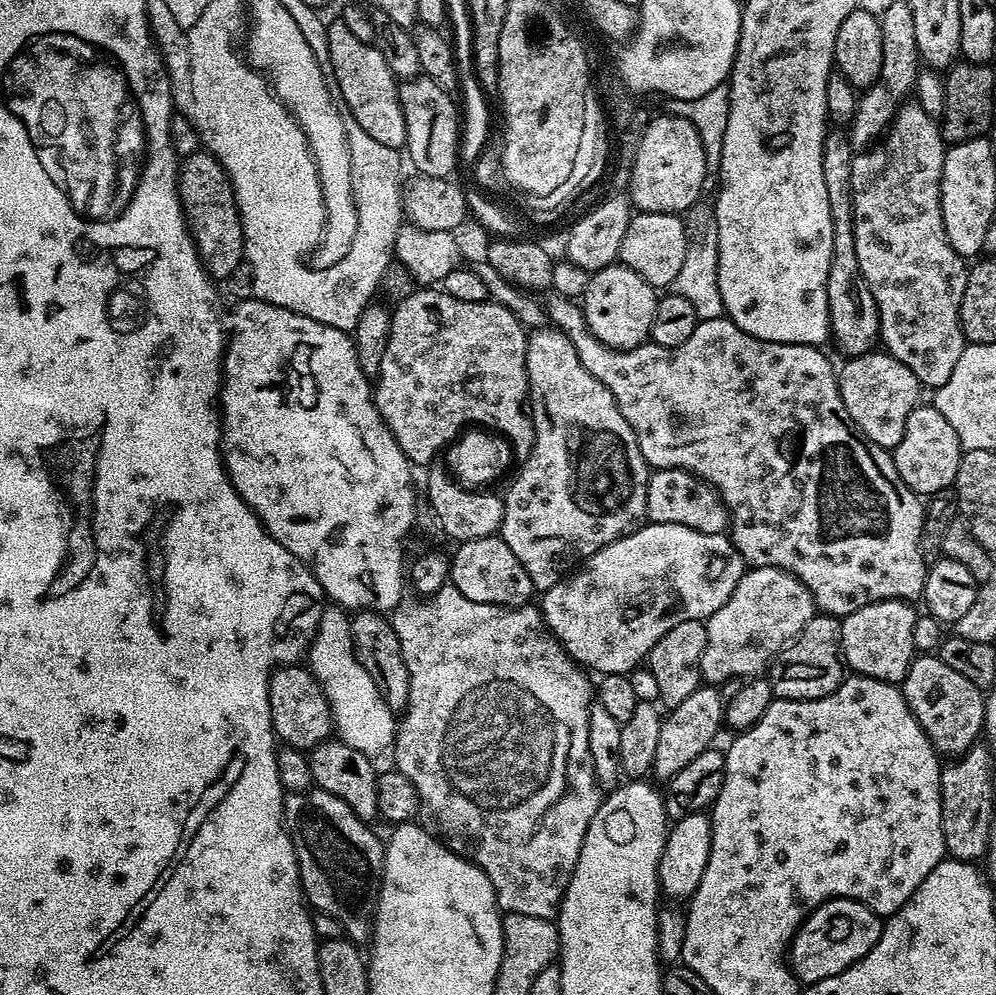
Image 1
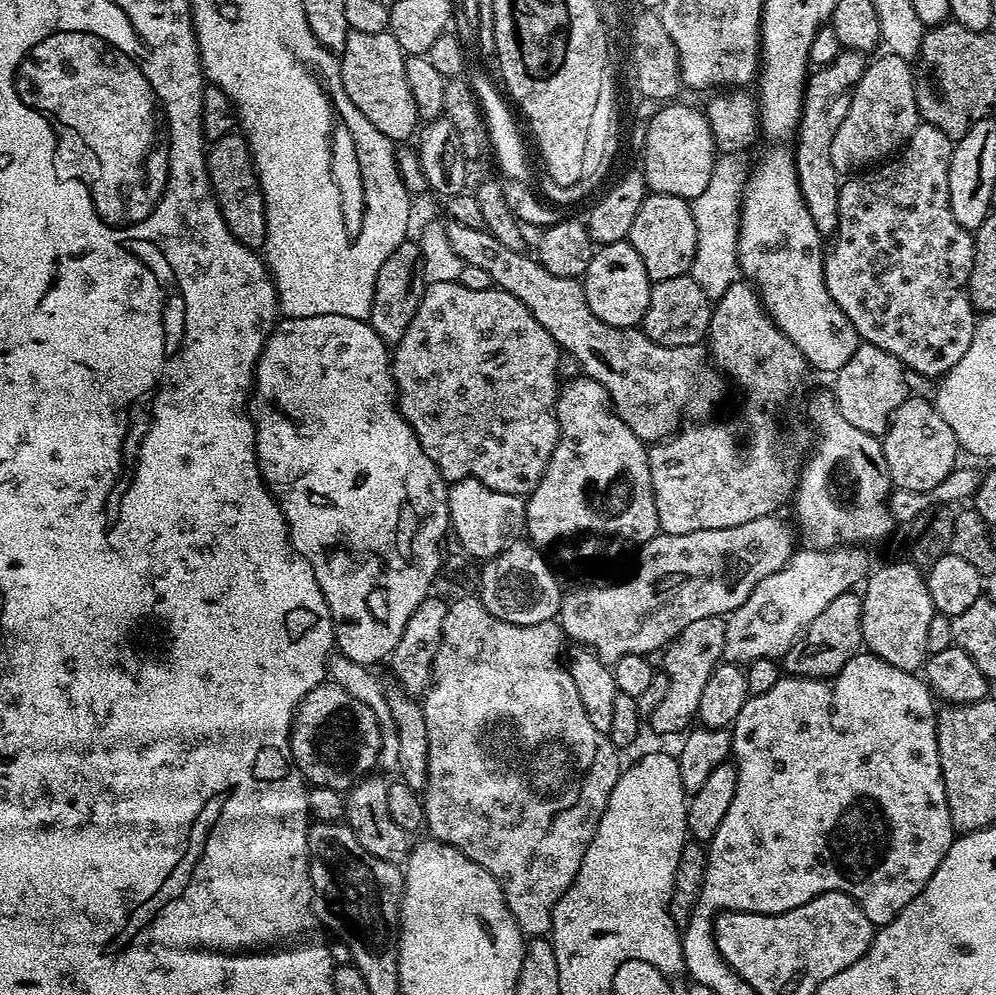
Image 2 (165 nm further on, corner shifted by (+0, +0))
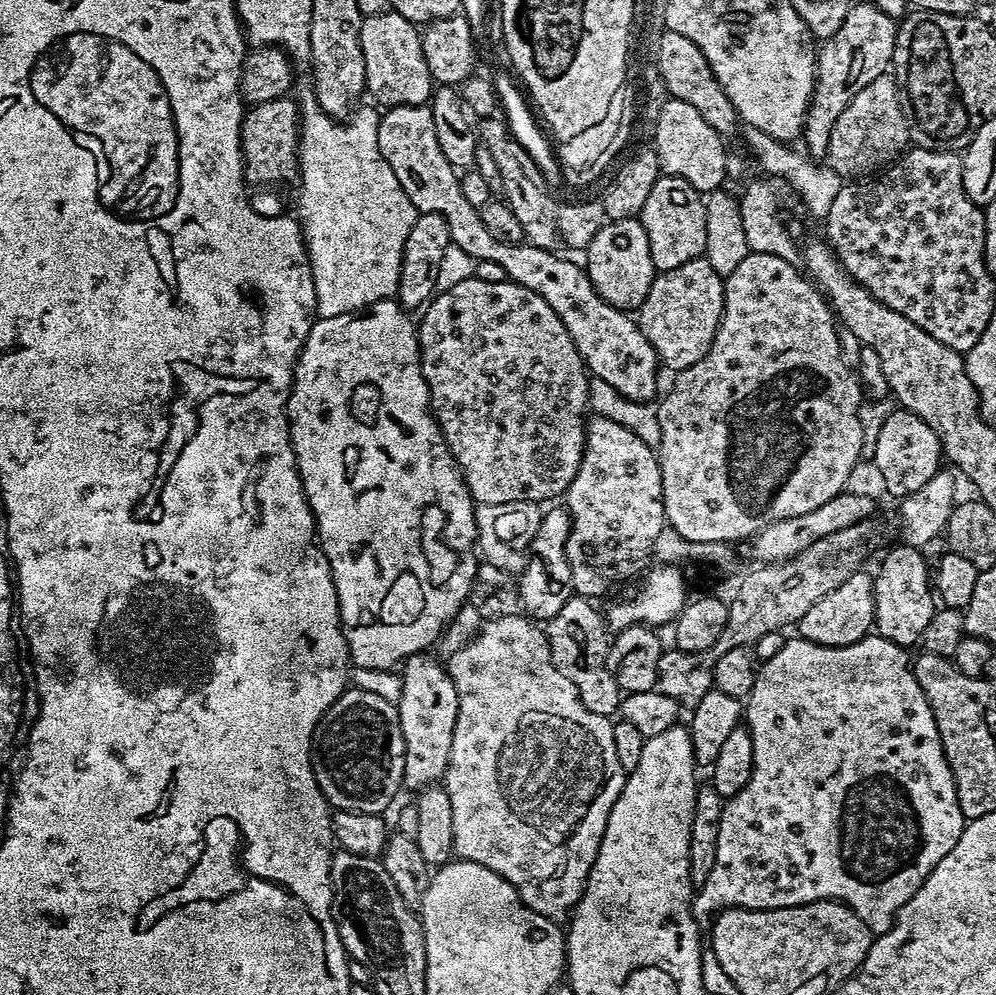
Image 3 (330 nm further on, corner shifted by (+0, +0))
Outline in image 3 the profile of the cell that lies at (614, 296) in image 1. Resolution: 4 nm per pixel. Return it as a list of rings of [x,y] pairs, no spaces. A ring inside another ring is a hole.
[[[639,219],[608,220],[590,242],[586,256],[586,271],[592,289],[610,306],[621,310],[639,309],[650,290],[652,279],[658,275],[650,258],[650,242],[646,238],[646,230]]]

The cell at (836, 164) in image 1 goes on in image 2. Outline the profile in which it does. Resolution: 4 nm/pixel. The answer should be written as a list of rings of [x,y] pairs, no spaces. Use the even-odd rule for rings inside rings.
[[[841,51],[840,56],[834,58],[834,62],[817,67],[809,75],[804,90],[804,106],[800,115],[800,124],[794,133],[796,173],[804,201],[810,210],[810,216],[814,218],[814,226],[824,238],[832,238],[836,235],[838,194],[842,183],[841,174],[836,172],[834,163],[831,162],[830,146],[833,145],[834,134],[837,133],[842,120],[846,118],[847,110],[850,109],[851,96],[862,81],[868,66],[869,61],[865,53]]]

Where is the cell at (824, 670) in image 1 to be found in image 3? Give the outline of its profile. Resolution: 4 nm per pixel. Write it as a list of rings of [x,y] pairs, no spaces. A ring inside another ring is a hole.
[[[861,570],[854,573],[842,586],[830,590],[806,614],[802,614],[798,625],[799,635],[805,640],[821,644],[827,648],[841,648],[857,644],[873,631],[875,621],[875,586],[873,577]]]

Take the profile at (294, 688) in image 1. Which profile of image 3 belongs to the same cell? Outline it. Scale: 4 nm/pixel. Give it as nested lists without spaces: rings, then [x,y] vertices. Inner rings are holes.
[[[349,687],[322,714],[312,735],[312,769],[333,809],[384,814],[402,792],[404,739],[395,703]]]

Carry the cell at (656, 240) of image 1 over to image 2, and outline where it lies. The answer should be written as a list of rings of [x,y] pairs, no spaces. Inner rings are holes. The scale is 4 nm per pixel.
[[[661,192],[645,196],[642,206],[638,206],[638,214],[634,214],[634,226],[630,226],[627,241],[638,250],[638,258],[642,258],[649,280],[655,282],[689,275],[698,248],[698,228],[691,203]]]

